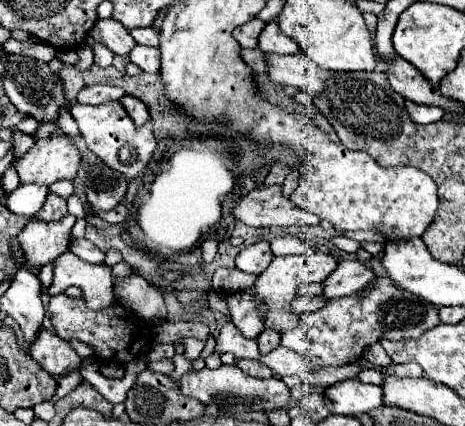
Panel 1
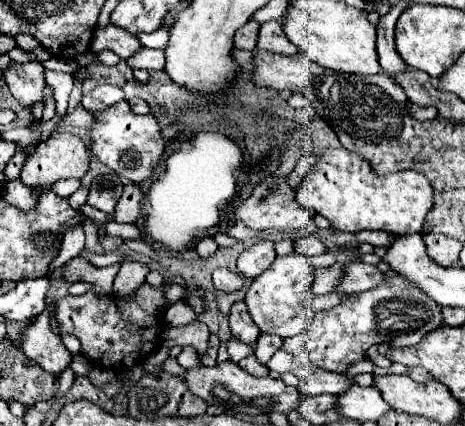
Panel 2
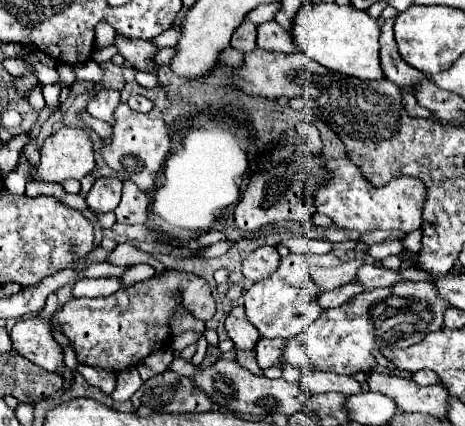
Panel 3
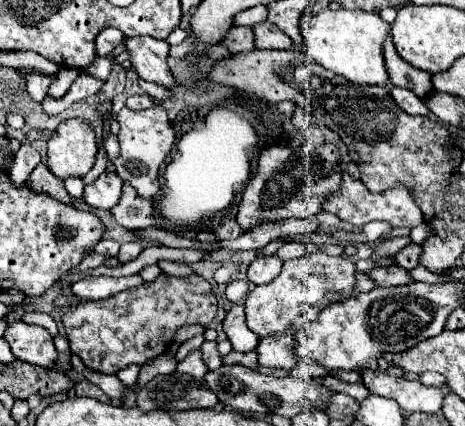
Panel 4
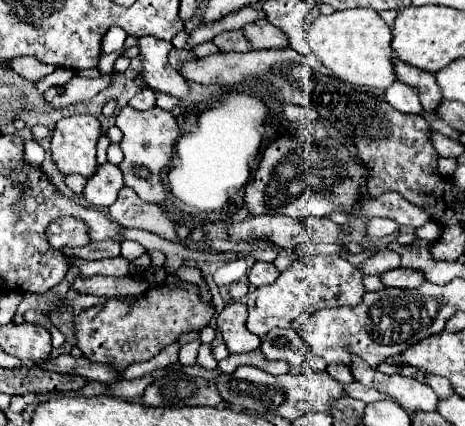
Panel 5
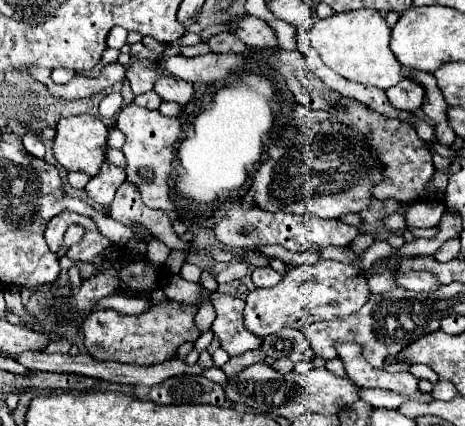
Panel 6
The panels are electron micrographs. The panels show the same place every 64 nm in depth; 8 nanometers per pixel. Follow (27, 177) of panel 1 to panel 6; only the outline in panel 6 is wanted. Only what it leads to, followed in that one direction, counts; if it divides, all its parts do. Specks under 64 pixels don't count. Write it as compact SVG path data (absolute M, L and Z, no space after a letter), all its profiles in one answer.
M78 114L78 116L68 116L62 118L56 124L56 136L54 136L54 156L58 160L58 164L62 168L66 168L68 172L76 170L76 172L86 172L88 176L96 176L106 152L106 136L108 130L102 124L100 118L94 118L90 114Z

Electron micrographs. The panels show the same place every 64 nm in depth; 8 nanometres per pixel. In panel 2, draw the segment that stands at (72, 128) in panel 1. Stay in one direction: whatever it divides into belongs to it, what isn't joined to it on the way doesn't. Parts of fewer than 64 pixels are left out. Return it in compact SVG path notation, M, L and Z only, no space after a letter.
M45 69L45 80L47 84L53 85L56 113L62 118L66 118L68 116L68 99L73 89L73 76L68 73Z

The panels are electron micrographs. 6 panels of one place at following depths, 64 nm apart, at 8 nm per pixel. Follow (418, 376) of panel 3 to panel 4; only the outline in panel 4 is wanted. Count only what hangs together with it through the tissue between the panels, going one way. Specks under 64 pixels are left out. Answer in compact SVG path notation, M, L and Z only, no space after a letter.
M424 372L424 374L420 374L420 382L422 382L424 386L436 386L436 388L446 390L446 380L444 380L444 376L440 376L440 374L436 374L436 372Z

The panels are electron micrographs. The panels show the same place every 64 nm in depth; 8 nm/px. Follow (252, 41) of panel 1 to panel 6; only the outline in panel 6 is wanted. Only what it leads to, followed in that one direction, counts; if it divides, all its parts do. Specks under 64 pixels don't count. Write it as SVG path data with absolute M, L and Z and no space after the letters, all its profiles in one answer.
M226 32L212 36L206 44L216 54L228 54L228 52L240 52L242 54L244 50L248 50L248 46L236 34L226 34Z

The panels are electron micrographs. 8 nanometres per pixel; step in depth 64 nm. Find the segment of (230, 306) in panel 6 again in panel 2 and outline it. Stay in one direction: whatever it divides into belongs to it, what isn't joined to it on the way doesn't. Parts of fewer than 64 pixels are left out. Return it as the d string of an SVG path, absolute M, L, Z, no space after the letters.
M234 302L234 304L232 304L228 322L230 322L232 334L236 334L242 342L254 344L254 342L258 340L260 328L258 328L256 322L252 320L252 316L250 316L250 312L248 312L248 308L246 308L246 302Z

